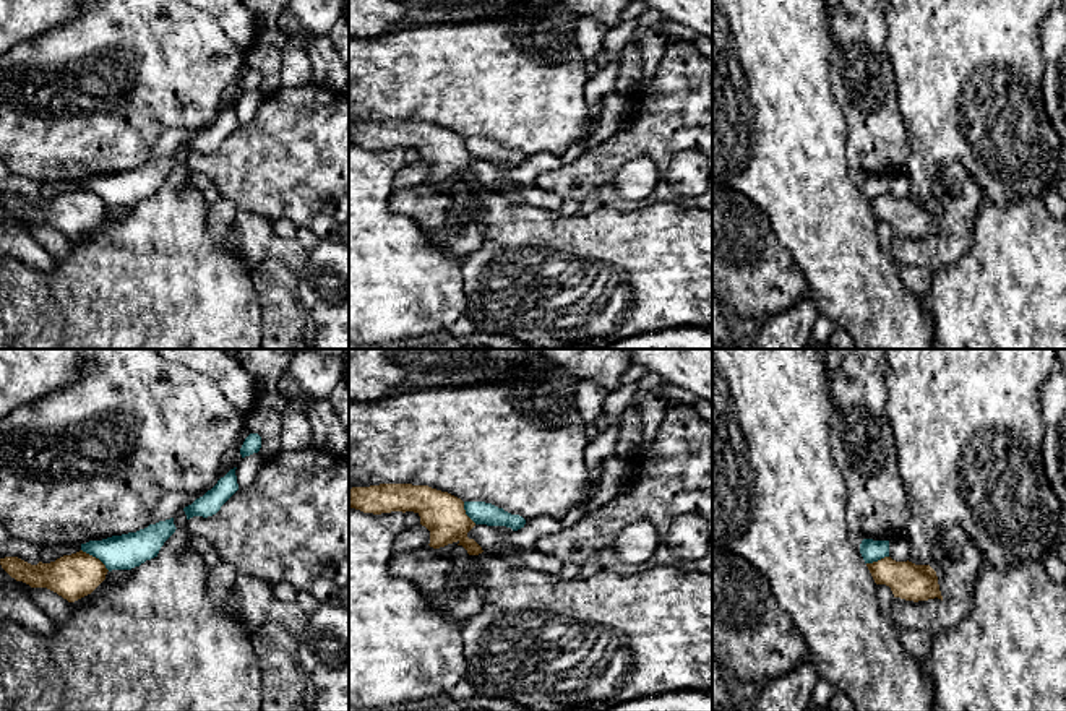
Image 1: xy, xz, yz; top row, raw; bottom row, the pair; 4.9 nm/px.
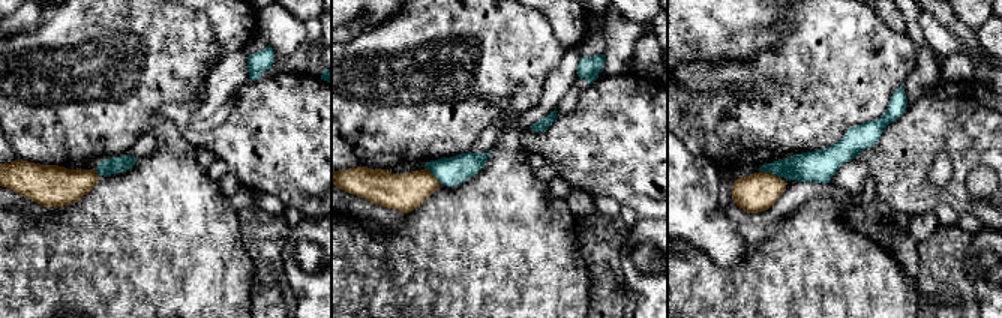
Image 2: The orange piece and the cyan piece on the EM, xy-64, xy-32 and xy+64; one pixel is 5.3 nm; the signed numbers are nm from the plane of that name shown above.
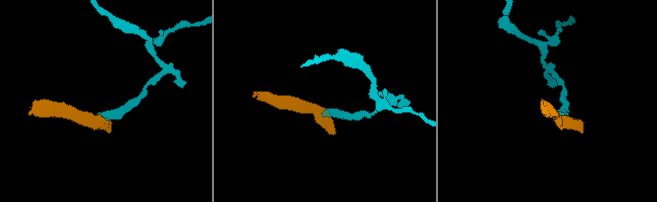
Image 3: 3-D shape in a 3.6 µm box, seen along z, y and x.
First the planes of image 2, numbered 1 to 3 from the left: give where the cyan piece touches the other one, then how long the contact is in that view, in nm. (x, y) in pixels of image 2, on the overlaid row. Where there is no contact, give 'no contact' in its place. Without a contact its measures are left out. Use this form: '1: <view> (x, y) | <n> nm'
1: xy-64 (96, 173) | 40 nm
2: xy-32 (434, 176) | 130 nm
3: xy+64 (770, 173) | 130 nm

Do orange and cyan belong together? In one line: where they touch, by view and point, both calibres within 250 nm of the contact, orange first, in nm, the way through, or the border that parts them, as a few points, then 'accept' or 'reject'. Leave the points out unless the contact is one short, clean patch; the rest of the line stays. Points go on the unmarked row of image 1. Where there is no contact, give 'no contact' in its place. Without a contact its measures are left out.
xy (94, 193) | 220/180 nm | along xy (81, 185), (94, 192), (109, 206) | reject

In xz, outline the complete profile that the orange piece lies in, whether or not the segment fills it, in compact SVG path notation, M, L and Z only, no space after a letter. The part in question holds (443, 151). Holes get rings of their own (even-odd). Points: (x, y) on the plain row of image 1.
M412 120L352 123L349 143L373 151L414 148L420 153L420 161L430 167L430 183L440 185L456 179L469 192L484 188L467 174L475 159L466 151L464 138L448 128Z

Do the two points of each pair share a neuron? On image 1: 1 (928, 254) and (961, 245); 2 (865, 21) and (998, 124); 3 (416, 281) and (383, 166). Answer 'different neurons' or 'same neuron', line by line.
1: same neuron
2: different neurons
3: same neuron

